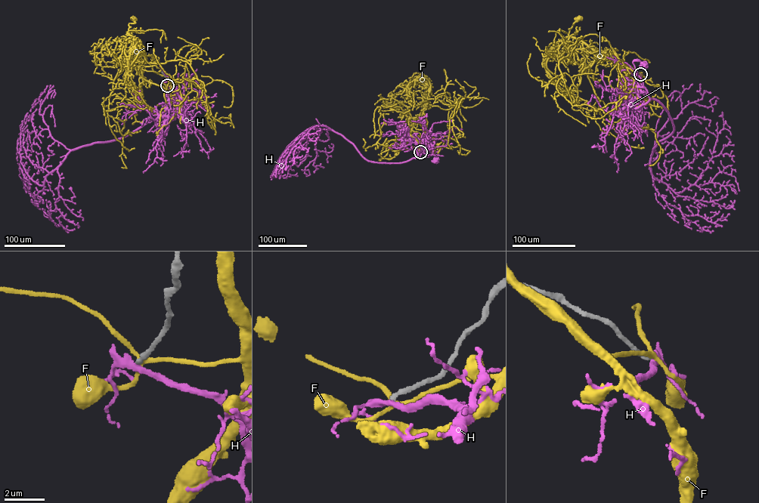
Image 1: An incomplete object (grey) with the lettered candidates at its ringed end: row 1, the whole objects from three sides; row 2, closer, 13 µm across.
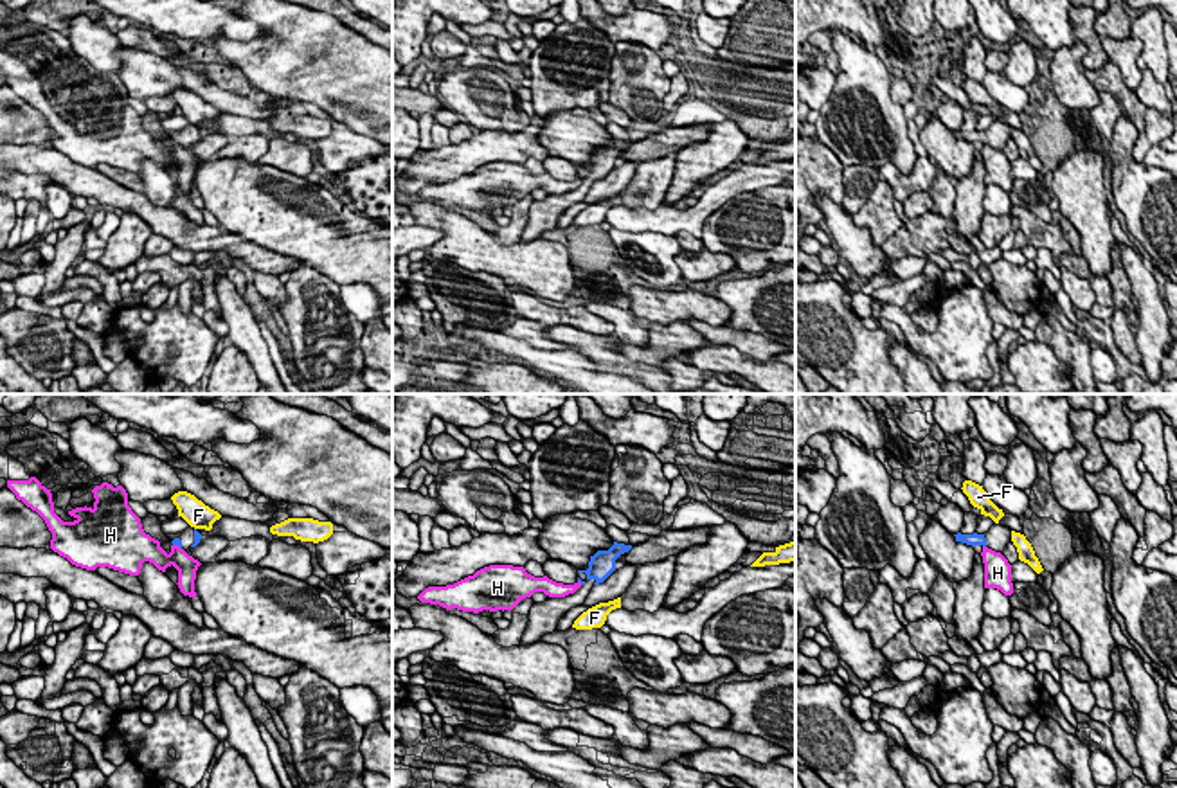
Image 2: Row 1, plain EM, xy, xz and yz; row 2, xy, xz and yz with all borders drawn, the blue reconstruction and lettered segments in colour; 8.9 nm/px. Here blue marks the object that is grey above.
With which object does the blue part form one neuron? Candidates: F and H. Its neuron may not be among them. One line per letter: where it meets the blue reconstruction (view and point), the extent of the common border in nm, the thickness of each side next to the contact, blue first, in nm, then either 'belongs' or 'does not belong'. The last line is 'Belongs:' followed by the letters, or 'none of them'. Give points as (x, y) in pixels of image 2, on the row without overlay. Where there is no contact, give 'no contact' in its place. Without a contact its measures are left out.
F: no contact; does not belong
H: contact xy (177, 141); length 100 nm; calibres 60 and 200 nm; does not belong
Belongs: none of them

